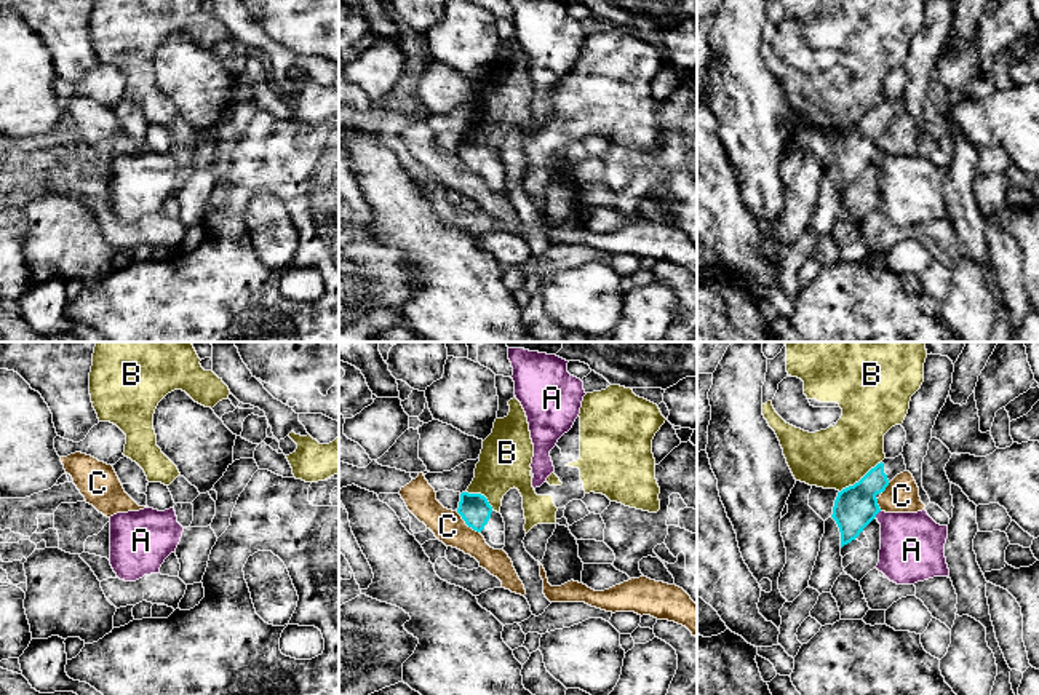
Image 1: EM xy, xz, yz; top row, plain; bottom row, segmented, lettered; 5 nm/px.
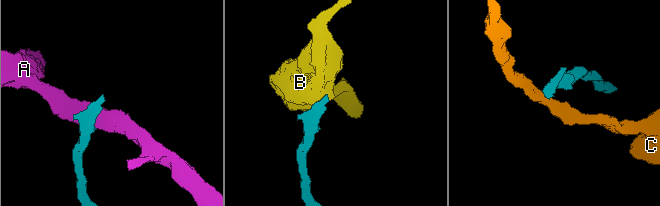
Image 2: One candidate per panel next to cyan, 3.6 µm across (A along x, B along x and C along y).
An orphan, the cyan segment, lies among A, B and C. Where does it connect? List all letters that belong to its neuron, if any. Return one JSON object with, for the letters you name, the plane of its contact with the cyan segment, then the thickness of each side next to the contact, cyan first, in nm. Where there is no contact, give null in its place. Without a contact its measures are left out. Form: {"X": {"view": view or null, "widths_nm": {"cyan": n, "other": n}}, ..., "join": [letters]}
{"join": []}

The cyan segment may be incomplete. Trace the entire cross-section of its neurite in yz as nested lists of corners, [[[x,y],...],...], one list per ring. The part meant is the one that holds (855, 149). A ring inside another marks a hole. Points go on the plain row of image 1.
[[[903,97],[884,101],[871,110],[858,125],[838,134],[831,160],[841,174],[841,190],[855,182],[881,153],[876,137],[884,134],[889,125],[906,113]]]

